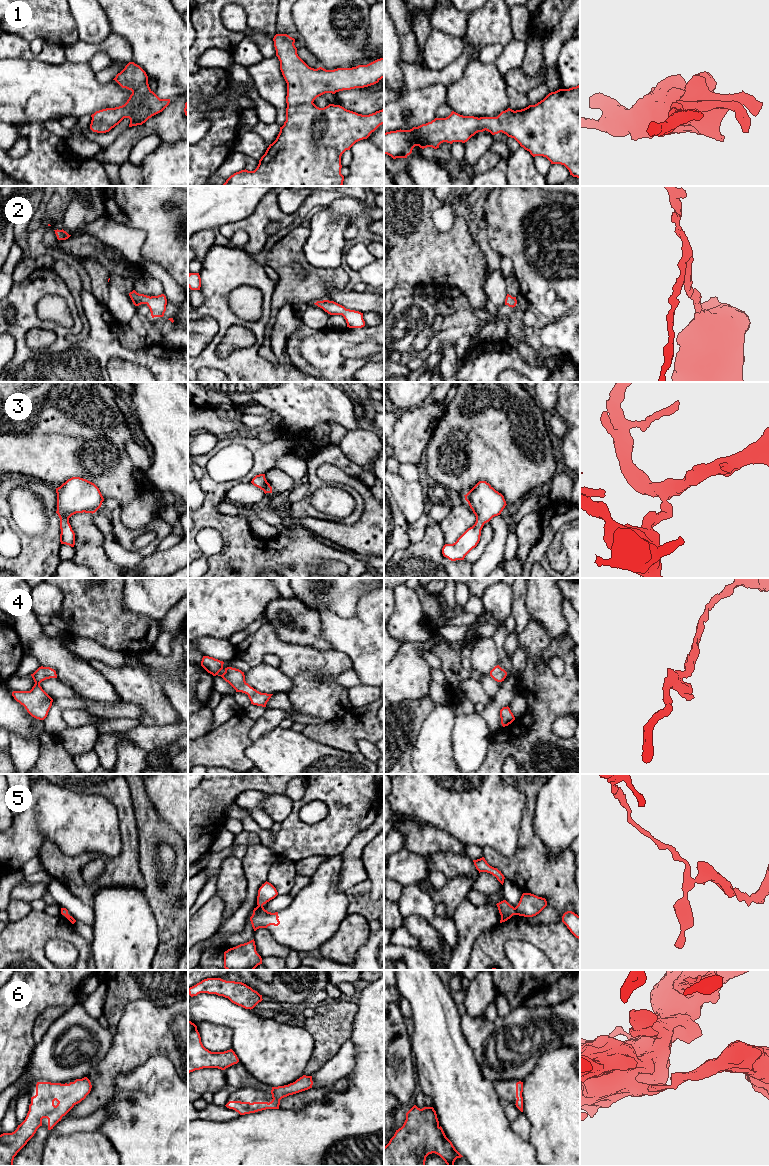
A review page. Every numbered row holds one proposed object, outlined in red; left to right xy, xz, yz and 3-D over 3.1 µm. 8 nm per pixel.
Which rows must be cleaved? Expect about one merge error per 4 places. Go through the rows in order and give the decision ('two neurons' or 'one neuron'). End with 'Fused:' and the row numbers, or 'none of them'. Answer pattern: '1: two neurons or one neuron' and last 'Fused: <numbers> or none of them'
1: one neuron
2: one neuron
3: one neuron
4: one neuron
5: two neurons
6: one neuron
Fused: 5

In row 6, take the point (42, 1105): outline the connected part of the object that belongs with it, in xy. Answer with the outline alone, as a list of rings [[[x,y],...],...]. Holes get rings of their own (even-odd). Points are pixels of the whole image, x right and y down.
[[[87,1077],[69,1084],[37,1082],[36,1095],[25,1120],[12,1133],[0,1135],[0,1166],[13,1166],[14,1157],[42,1126],[42,1119],[48,1119],[48,1130],[61,1121],[76,1104],[90,1093],[91,1082]]]

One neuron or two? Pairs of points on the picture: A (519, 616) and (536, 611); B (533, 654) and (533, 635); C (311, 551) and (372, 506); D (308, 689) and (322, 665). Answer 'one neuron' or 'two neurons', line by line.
A: two neurons
B: one neuron
C: two neurons
D: one neuron

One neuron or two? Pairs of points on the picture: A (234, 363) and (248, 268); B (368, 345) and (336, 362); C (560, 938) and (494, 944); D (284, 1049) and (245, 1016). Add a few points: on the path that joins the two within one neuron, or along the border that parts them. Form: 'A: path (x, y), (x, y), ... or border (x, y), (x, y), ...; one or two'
A: path (258, 343), (259, 327), (266, 316), (266, 293); one
B: border (362, 339), (354, 346), (344, 349), (342, 354); two
C: path (544, 937), (534, 933), (510, 933); one
D: path (274, 1045), (255, 1026); one

